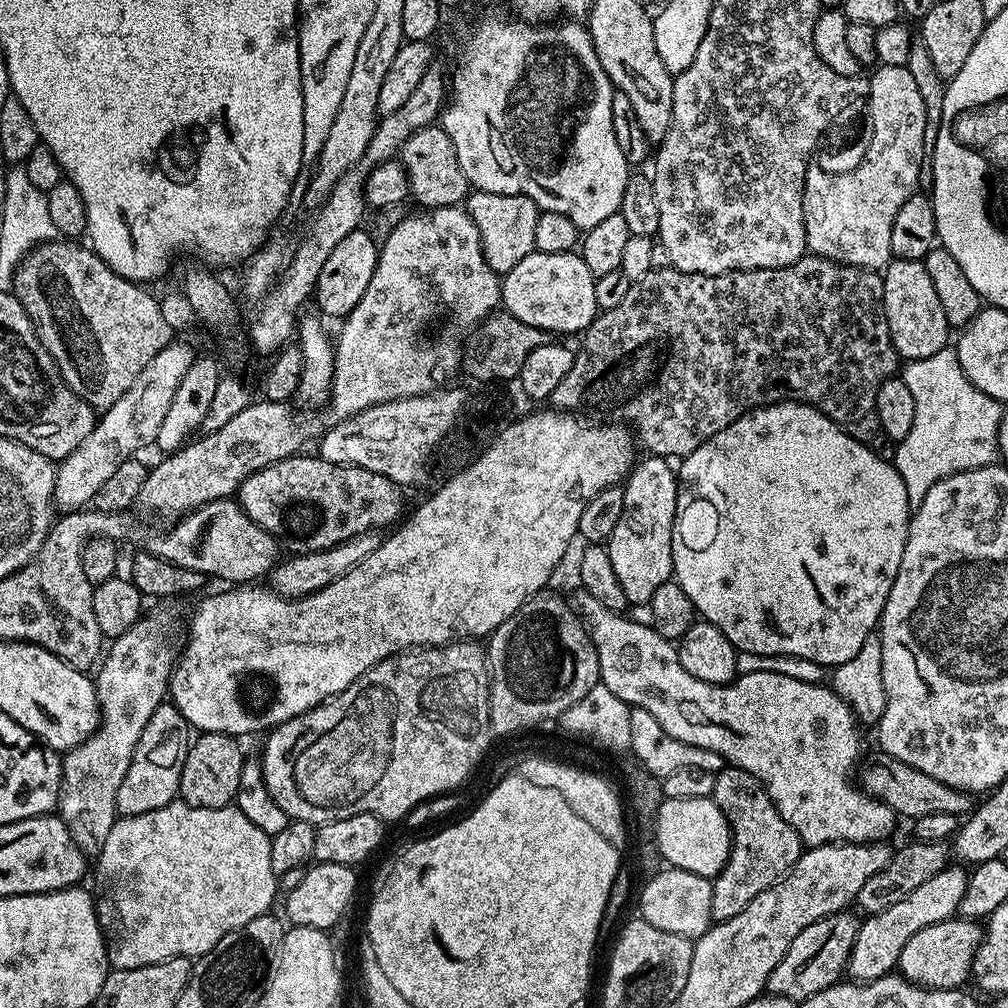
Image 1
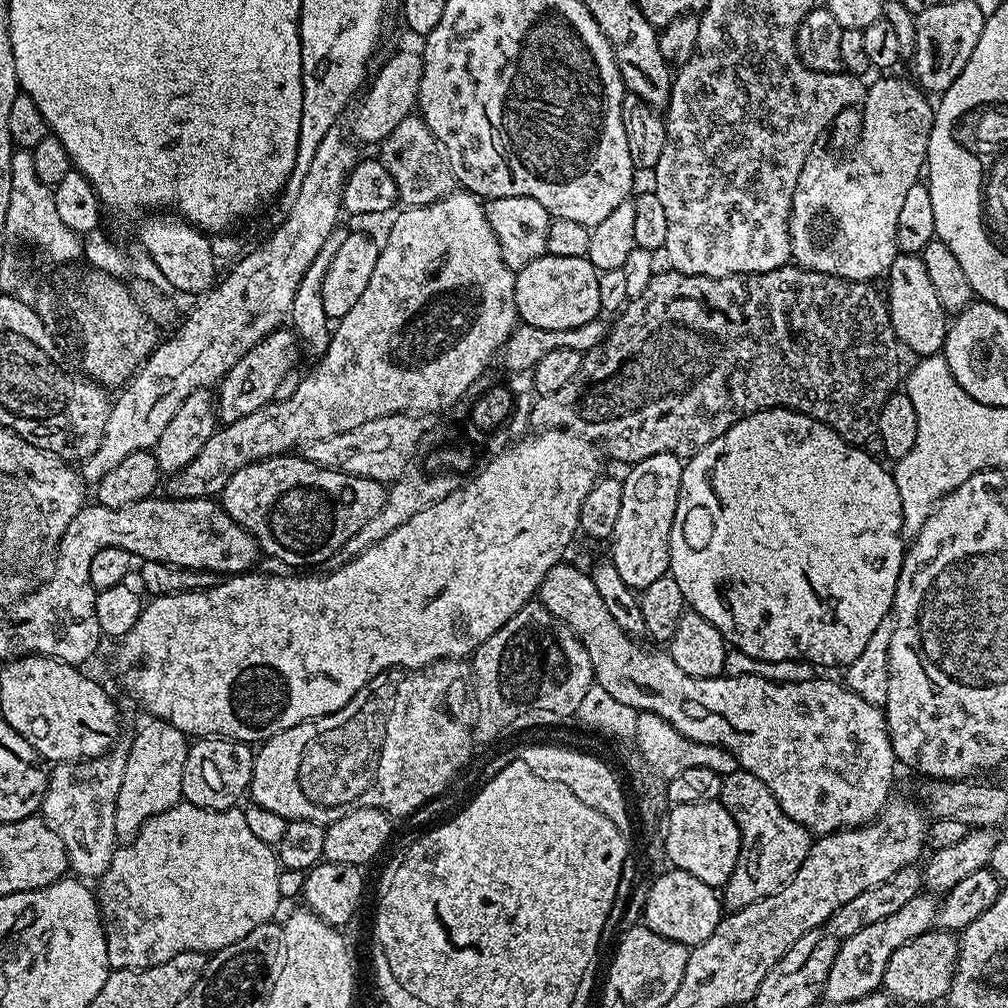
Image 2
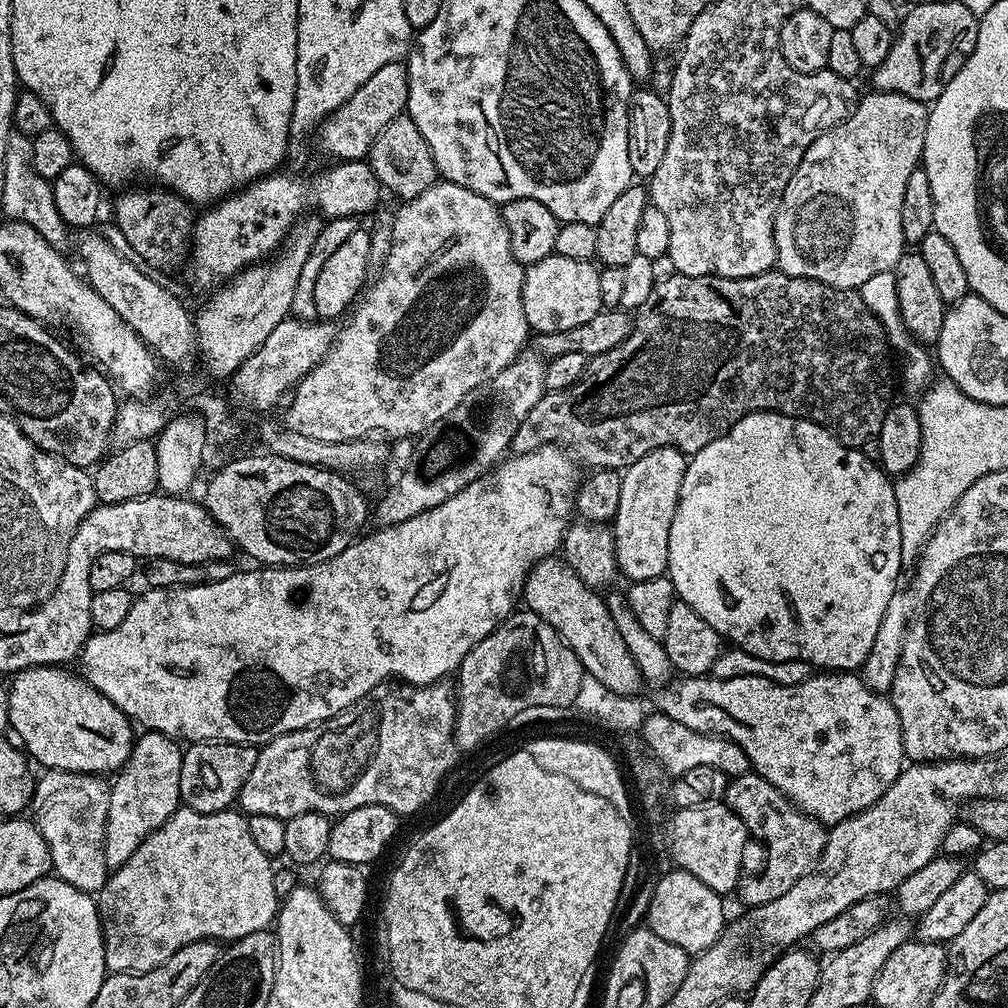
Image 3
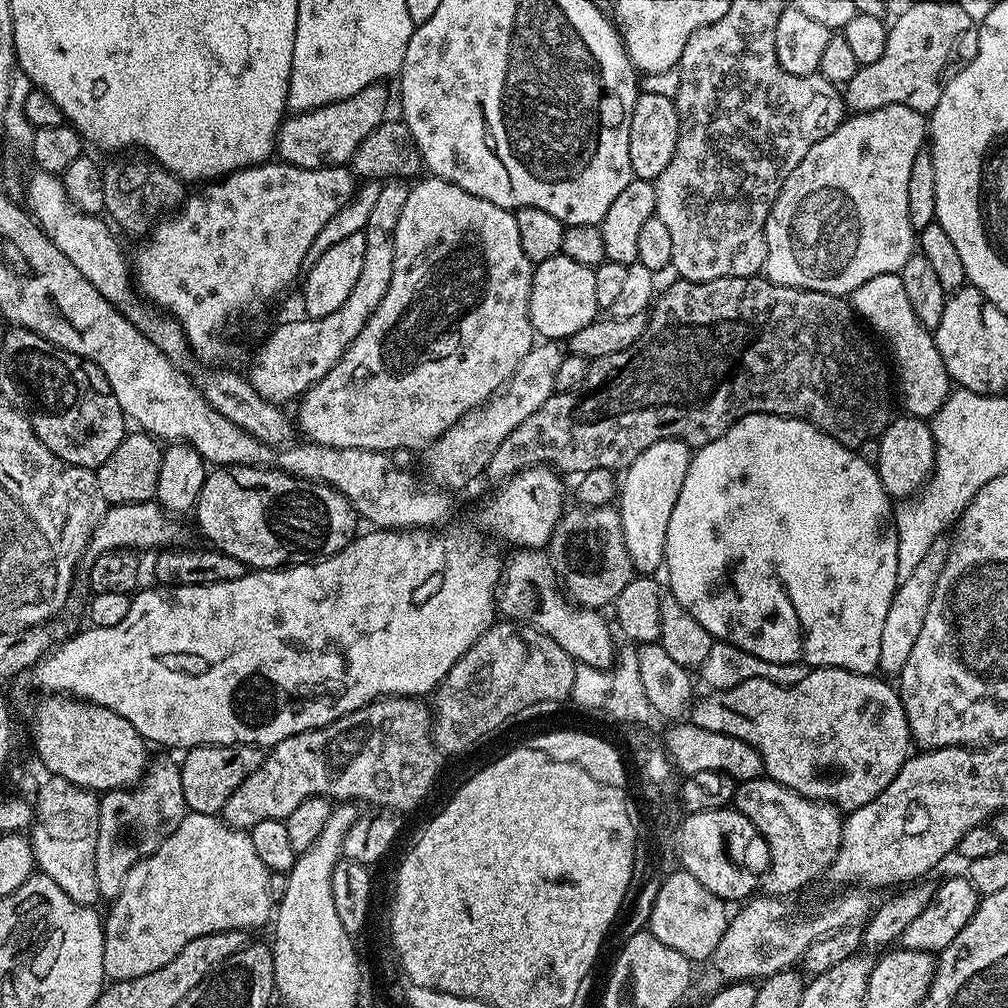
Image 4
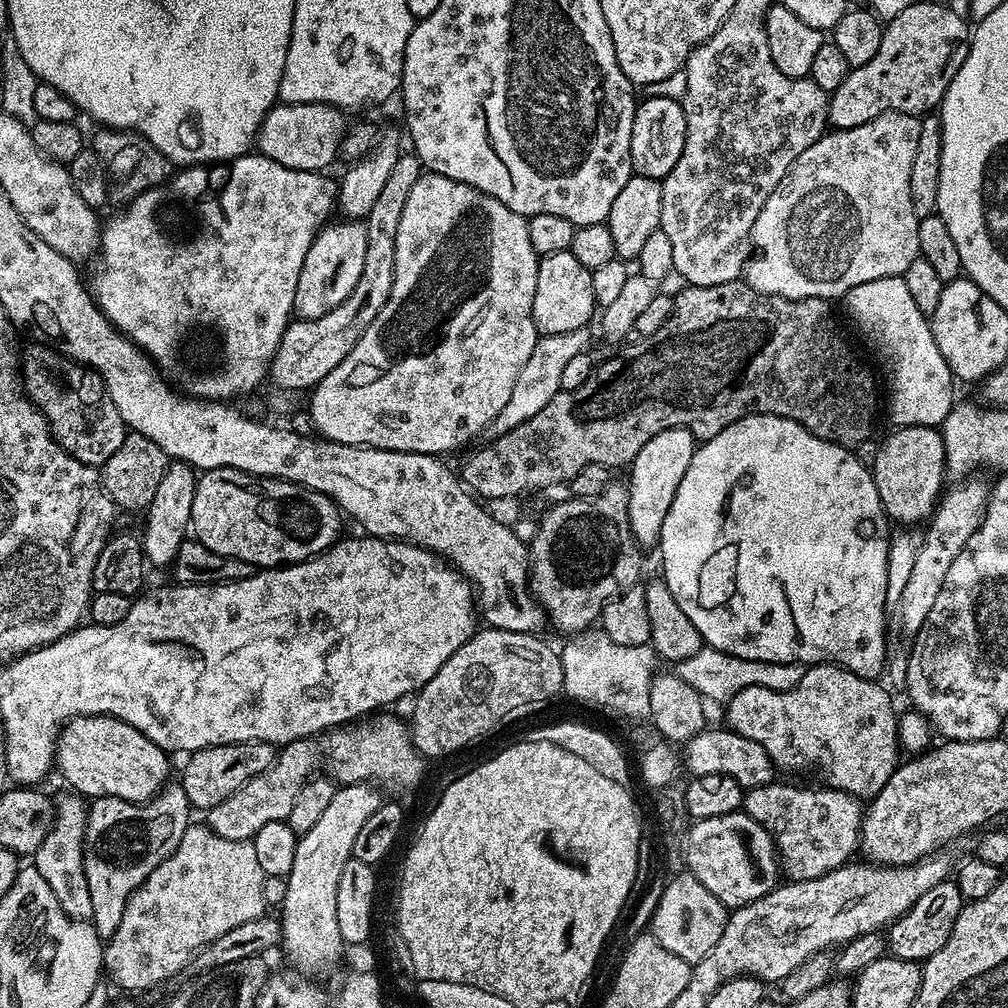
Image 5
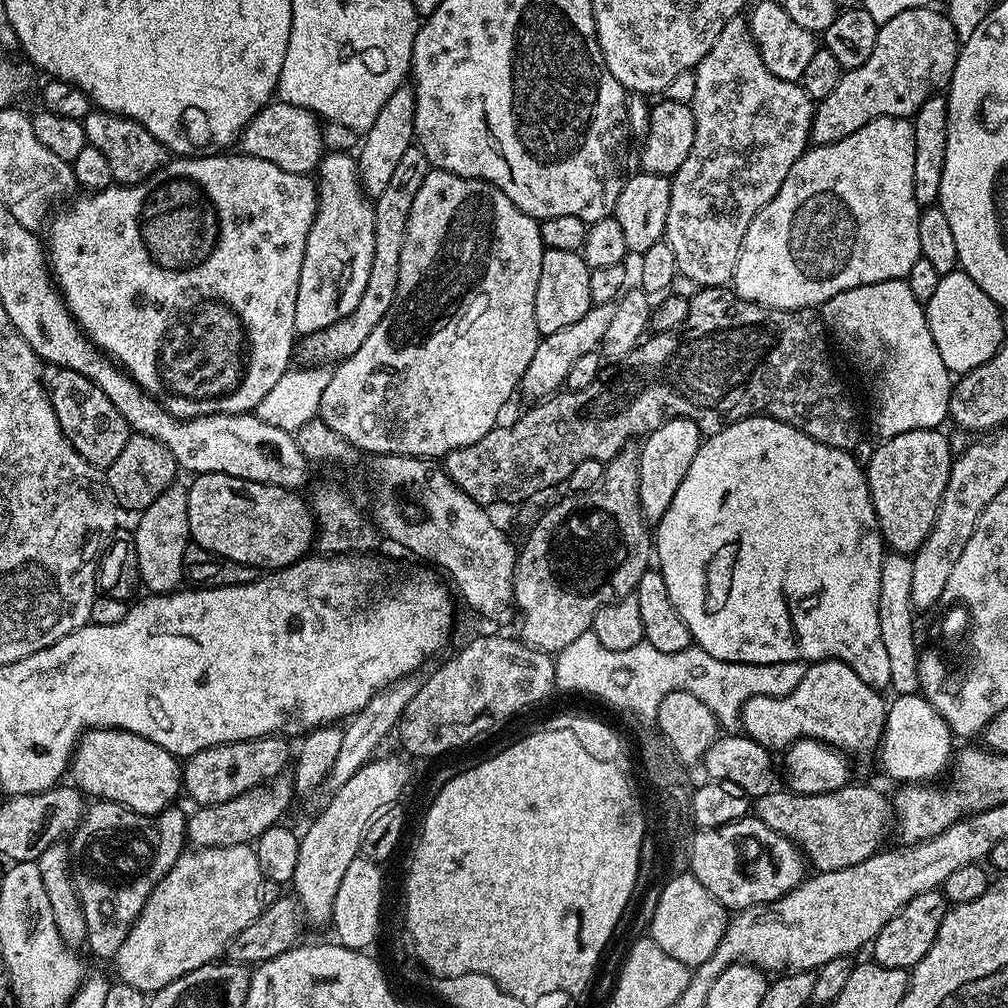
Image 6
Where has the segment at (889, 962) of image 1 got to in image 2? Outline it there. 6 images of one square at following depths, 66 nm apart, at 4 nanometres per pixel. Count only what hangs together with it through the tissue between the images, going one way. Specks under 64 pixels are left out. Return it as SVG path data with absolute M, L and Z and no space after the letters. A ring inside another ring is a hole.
M921 894L910 898L902 910L882 918L882 922L873 922L871 926L862 926L858 934L850 934L839 941L834 966L830 966L830 974L824 983L823 999L829 1000L829 1005L835 1006L838 1002L850 1002L863 996L869 996L877 991L884 983L886 962L898 950L898 946L906 946L923 932L929 931L936 923L938 900L935 895Z

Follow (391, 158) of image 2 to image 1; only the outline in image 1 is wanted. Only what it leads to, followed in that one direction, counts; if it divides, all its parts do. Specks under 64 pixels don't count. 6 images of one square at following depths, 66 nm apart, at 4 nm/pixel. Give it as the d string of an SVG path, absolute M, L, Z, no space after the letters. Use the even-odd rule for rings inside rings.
M439 126L418 130L404 143L398 159L408 172L408 190L411 199L424 204L425 209L451 208L459 205L469 195L470 185L462 166L458 166L458 154L454 154L454 142Z

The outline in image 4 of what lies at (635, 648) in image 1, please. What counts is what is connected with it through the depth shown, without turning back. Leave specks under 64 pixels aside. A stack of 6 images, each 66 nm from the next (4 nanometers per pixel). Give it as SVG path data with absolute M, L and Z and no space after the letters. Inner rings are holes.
M522 548L513 551L508 564L503 565L498 589L498 608L509 621L531 624L545 632L579 665L608 668L613 663L612 636L601 613L594 608L581 608L571 603L552 570L552 562L543 551ZM841 668L811 669L804 675L802 682L787 686L775 684L762 678L750 678L746 682L742 682L733 688L709 691L707 693L709 696L705 700L697 699L694 707L691 709L690 720L691 723L702 726L706 730L714 730L718 734L730 734L734 738L742 738L742 742L754 746L754 750L758 750L758 754L764 763L767 779L778 782L782 786L786 786L790 790L802 794L806 798L810 798L811 800L825 800L827 804L834 804L845 813L850 813L856 808L866 806L866 802L878 798L878 794L882 794L882 790L886 790L886 786L890 786L890 782L894 782L898 770L902 770L902 766L908 760L910 749L914 744L912 735L910 734L908 719L906 718L904 707L900 701L899 691L893 685L891 688L890 685L883 684L883 682L888 683L883 679L880 679L881 681L876 679L877 677L875 675L859 676L856 672L842 670Z

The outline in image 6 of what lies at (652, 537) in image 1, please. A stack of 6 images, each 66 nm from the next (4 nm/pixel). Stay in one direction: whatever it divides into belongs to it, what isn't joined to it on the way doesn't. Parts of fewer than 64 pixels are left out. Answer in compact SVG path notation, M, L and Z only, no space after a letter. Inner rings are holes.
M671 420L643 437L639 445L638 492L645 520L658 522L670 510L670 502L674 502L674 494L678 494L678 486L682 486L682 478L686 478L686 470L690 470L701 443L702 433L689 420Z

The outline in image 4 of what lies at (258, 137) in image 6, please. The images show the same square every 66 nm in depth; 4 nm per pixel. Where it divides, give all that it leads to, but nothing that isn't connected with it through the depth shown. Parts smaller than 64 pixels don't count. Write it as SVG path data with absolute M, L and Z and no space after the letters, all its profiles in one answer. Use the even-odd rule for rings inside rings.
M383 83L364 87L350 98L328 103L312 111L289 115L281 121L276 133L275 149L279 159L299 168L314 169L342 166L349 163L358 146L386 118L388 92Z

